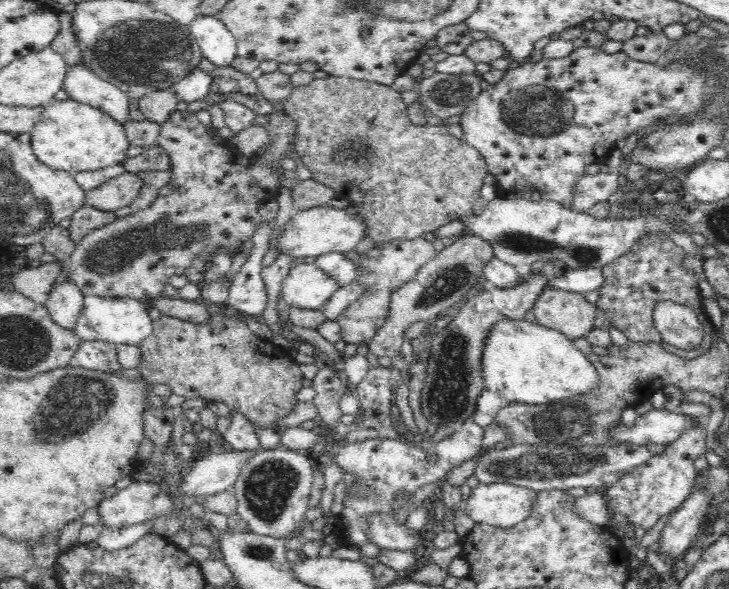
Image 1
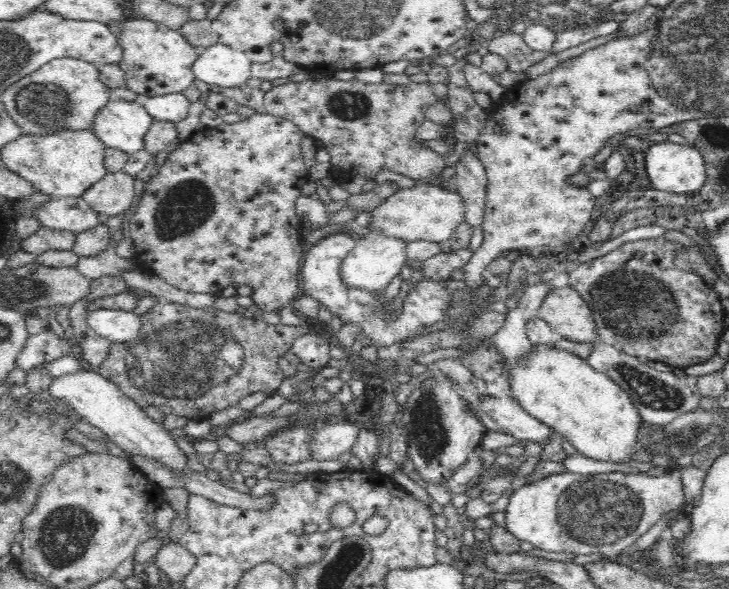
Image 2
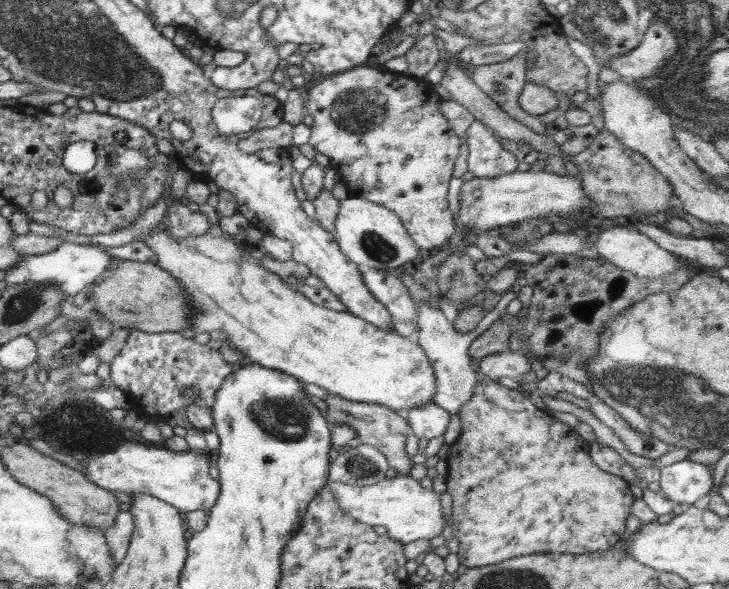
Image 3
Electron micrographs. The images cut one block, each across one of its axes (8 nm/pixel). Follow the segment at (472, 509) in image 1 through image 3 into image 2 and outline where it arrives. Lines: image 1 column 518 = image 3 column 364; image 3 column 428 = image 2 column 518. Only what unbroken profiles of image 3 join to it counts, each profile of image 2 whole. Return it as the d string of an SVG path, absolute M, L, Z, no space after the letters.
M678 468L658 477L624 473L551 474L514 491L505 509L506 530L519 541L531 542L548 552L601 554L616 559L646 534L662 514L685 504L683 481Z

